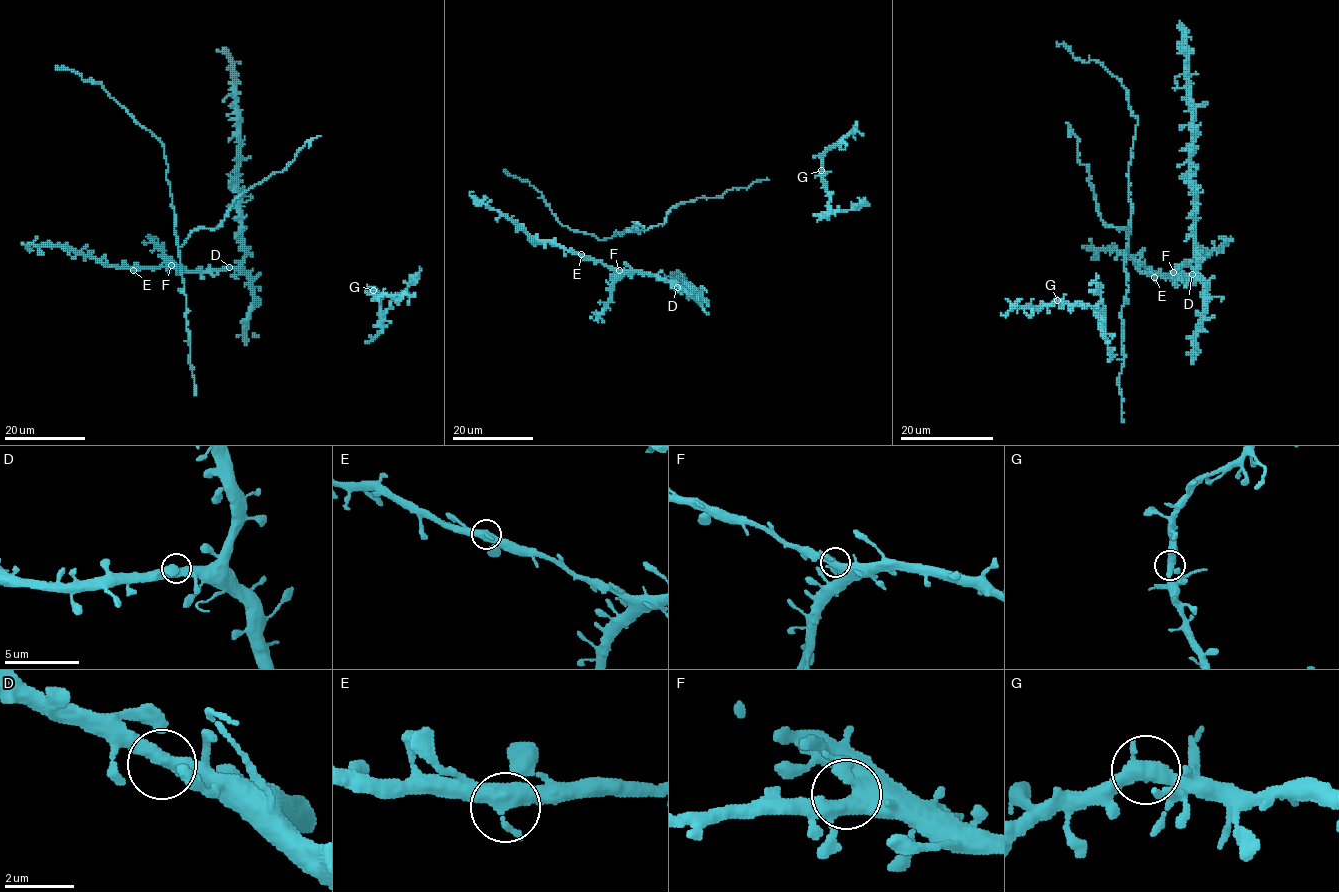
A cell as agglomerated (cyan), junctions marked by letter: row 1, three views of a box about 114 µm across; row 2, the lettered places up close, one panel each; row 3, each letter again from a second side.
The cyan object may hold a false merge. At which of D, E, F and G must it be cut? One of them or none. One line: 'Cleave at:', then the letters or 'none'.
Cleave at: none

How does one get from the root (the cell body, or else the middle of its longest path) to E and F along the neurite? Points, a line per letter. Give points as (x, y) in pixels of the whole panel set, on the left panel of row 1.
E: (230, 269), (191, 271), (173, 267), (137, 267), (133, 270)
F: (230, 269), (191, 271), (171, 265)

